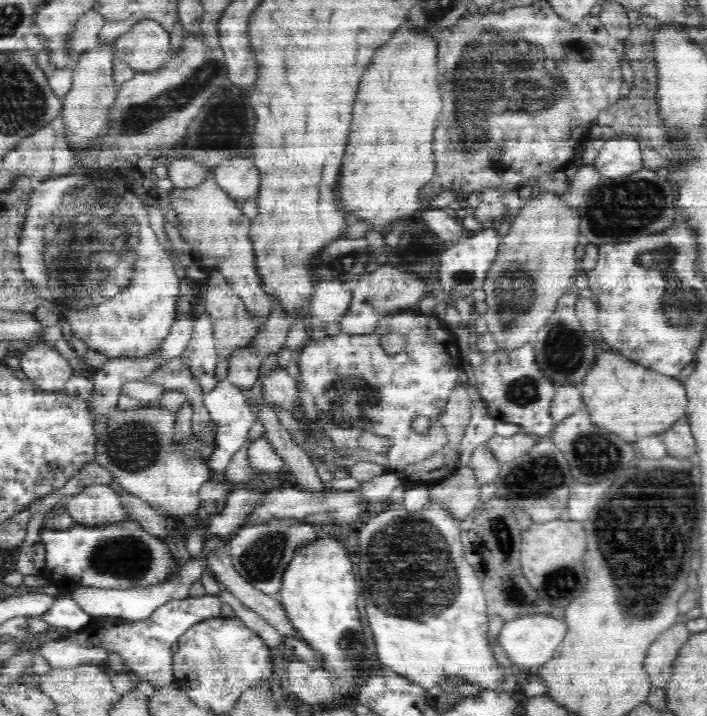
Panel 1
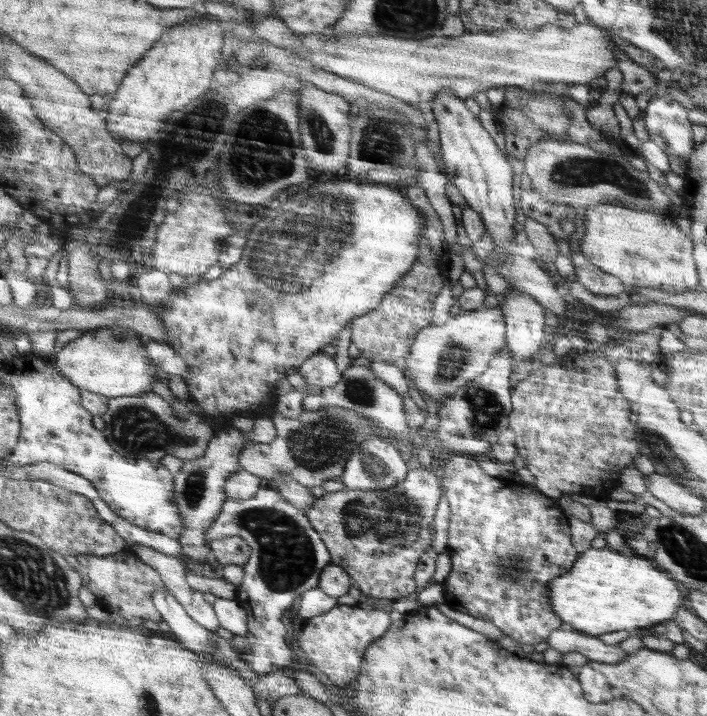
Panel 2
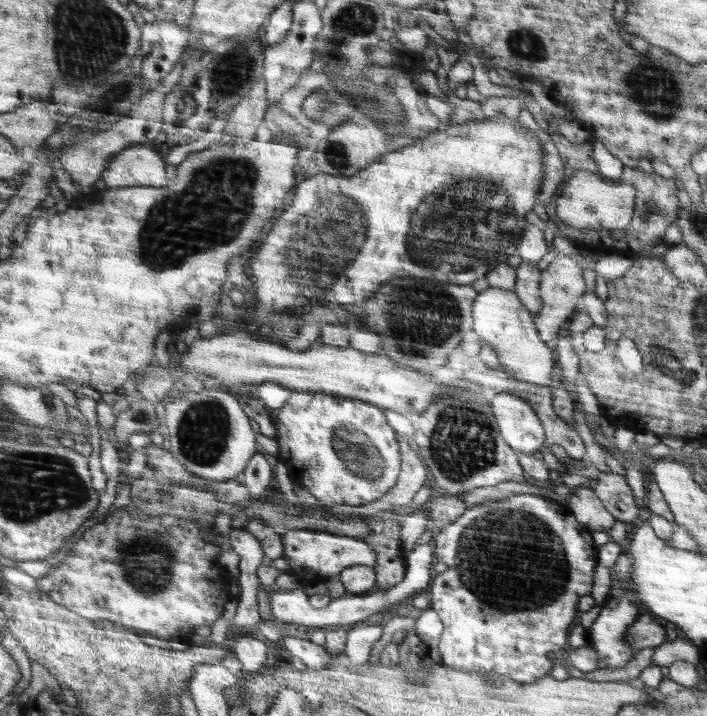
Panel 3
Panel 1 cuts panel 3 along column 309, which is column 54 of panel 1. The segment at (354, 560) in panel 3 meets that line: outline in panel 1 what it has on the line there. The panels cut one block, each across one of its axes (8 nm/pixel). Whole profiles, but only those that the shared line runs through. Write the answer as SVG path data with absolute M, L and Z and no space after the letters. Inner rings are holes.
M134 519L111 525L73 524L66 530L43 529L40 539L46 547L44 575L62 593L70 594L80 588L148 588L168 580L183 567L166 539L148 533Z

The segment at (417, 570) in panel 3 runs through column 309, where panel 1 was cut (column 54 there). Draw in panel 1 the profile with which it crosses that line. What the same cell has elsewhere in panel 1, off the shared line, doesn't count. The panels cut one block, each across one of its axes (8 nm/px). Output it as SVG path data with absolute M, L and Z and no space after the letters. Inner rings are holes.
M68 593L60 595L40 617L55 628L64 627L70 631L80 630L94 620L94 616L84 613L84 610L80 609L80 605Z

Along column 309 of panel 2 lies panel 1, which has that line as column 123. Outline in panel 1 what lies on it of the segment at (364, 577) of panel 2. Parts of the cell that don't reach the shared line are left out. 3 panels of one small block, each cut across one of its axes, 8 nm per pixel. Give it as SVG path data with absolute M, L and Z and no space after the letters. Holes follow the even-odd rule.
M108 485L88 486L79 494L66 497L64 502L74 524L111 525L130 519L118 493Z

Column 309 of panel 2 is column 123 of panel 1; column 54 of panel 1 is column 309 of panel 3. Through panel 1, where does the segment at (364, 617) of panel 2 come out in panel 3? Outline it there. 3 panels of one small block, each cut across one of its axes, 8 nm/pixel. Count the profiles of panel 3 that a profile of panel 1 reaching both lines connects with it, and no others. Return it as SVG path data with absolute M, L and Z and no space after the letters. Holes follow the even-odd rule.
M284 635L280 642L288 651L288 655L298 658L304 667L322 670L331 662L326 648L308 639Z

